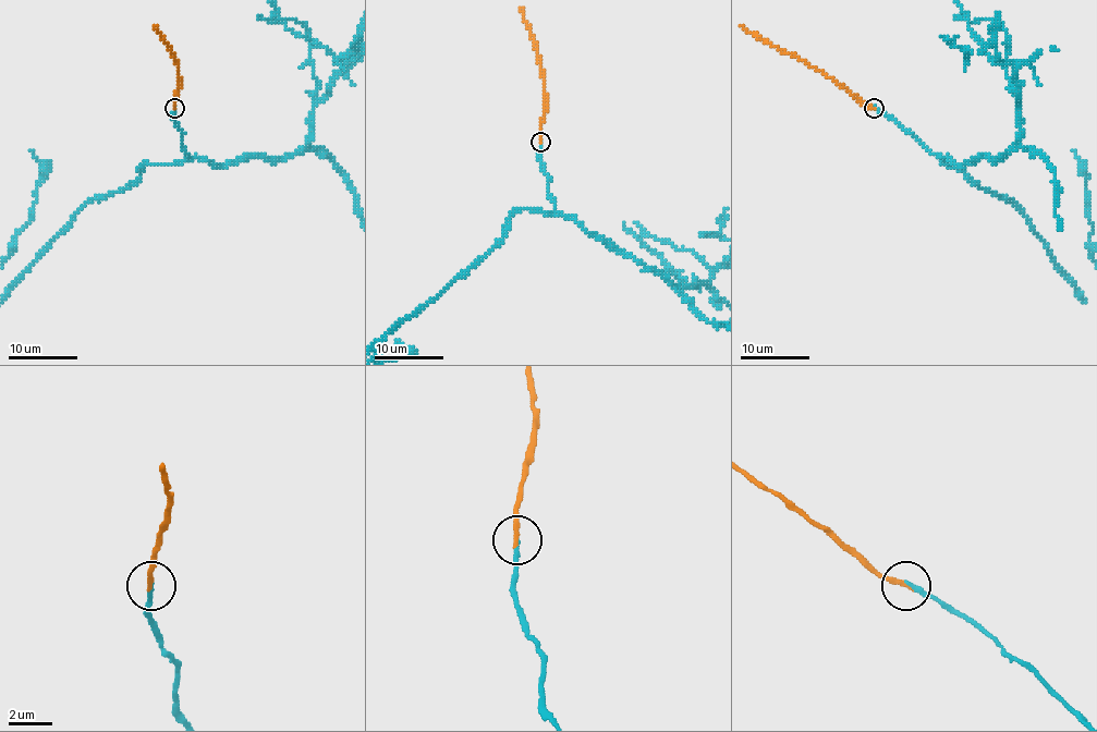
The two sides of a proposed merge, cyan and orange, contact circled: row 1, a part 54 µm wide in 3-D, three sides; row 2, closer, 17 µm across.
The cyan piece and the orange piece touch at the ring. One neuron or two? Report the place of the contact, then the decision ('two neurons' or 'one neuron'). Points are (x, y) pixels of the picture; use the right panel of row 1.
place (874, 108); one neuron

